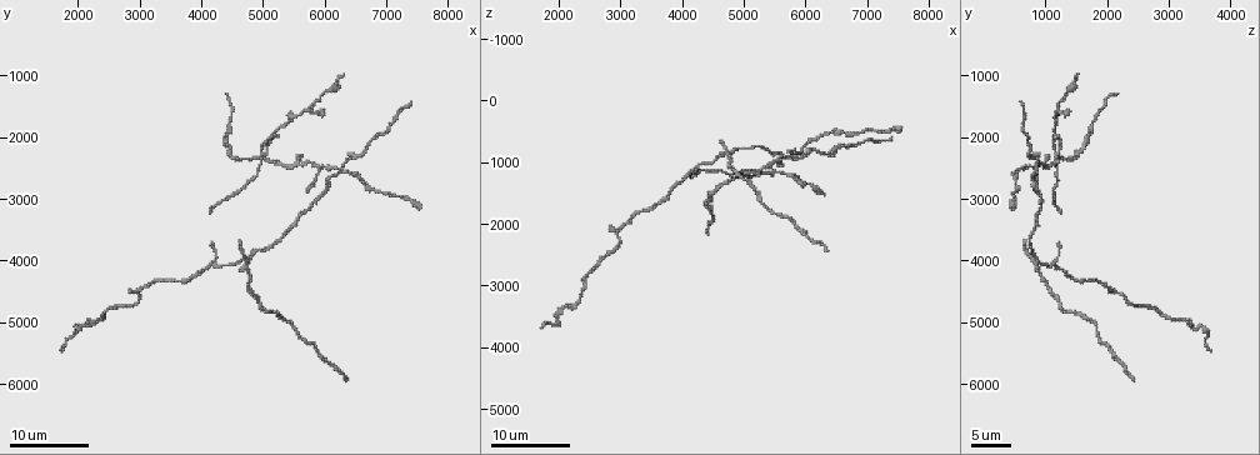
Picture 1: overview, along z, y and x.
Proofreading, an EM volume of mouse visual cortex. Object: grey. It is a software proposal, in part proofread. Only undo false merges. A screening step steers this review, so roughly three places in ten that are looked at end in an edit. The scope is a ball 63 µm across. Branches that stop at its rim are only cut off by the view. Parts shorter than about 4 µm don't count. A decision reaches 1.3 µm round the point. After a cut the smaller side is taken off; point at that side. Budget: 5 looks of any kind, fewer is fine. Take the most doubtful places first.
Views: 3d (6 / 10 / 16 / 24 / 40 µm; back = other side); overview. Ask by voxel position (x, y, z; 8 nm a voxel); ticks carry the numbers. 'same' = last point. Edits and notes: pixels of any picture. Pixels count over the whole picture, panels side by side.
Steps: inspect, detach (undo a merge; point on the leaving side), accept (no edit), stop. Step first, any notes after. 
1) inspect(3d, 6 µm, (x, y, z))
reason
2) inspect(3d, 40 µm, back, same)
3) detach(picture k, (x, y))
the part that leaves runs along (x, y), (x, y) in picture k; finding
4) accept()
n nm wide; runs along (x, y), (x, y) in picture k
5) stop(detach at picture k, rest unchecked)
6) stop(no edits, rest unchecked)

inspect(3d, 16 µm, (4700, 4000, 800))
looks like a crossing

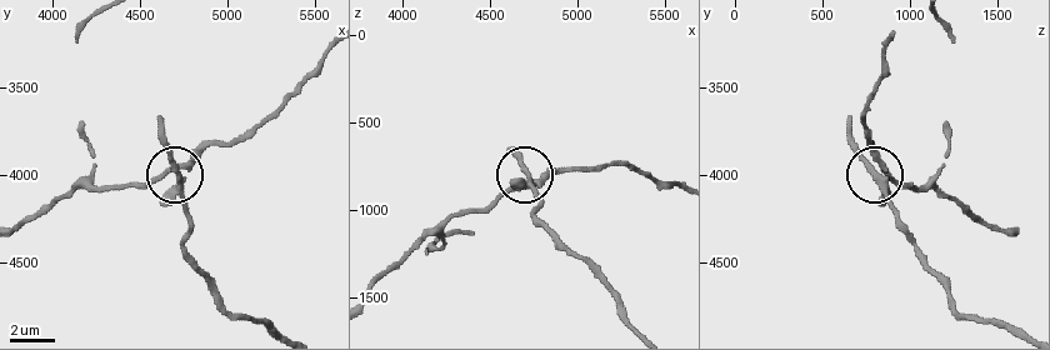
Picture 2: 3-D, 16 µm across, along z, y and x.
inspect(3d, 6 µm, (4720, 3980, 820))

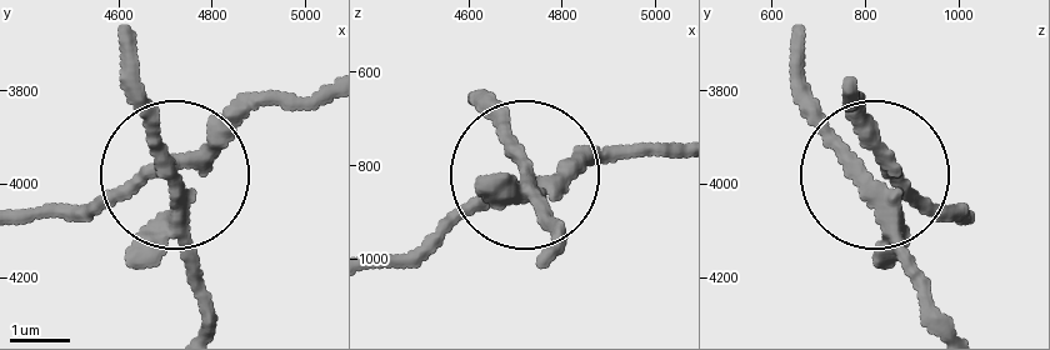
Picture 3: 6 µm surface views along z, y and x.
detach(picture 3, (150, 145))
5 arms; the part that leaves runs along (184, 221), (199, 321) in picture 3; a second neuron is stuck on

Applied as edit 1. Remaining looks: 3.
inspect(3d, 16 µm, (5000, 2250, 1150))
four or more arms meet

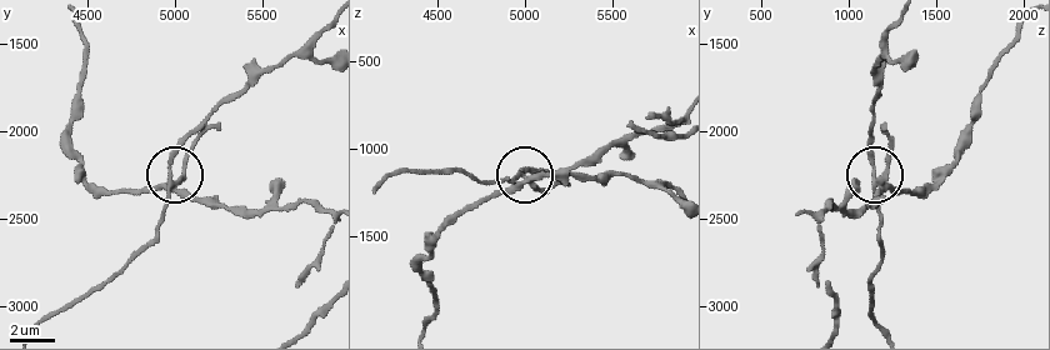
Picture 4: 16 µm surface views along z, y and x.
inspect(3d, 10 µm, (4980, 2280, 1160))

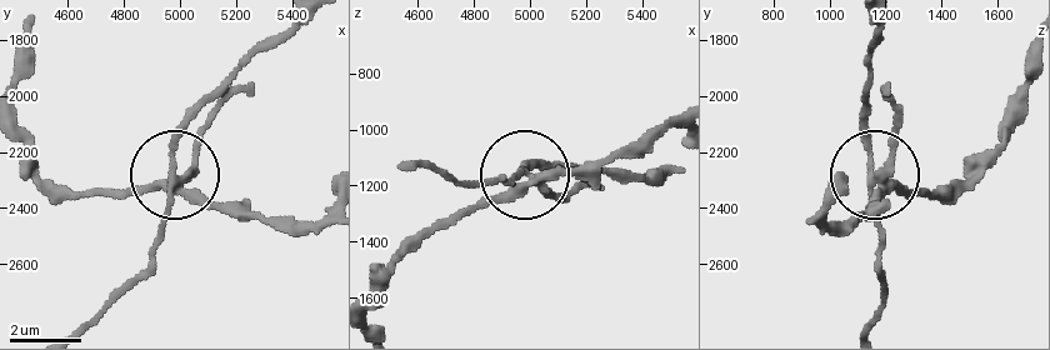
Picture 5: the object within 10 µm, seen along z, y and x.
detach(picture 5, (164, 230))
side arm 16 µm; the part that leaves runs along (179, 180), (241, 66), (304, 21) in picture 5; two neurons meet here

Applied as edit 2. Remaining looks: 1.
stop(detach at picture 3, detach at picture 5, rest unchecked)

